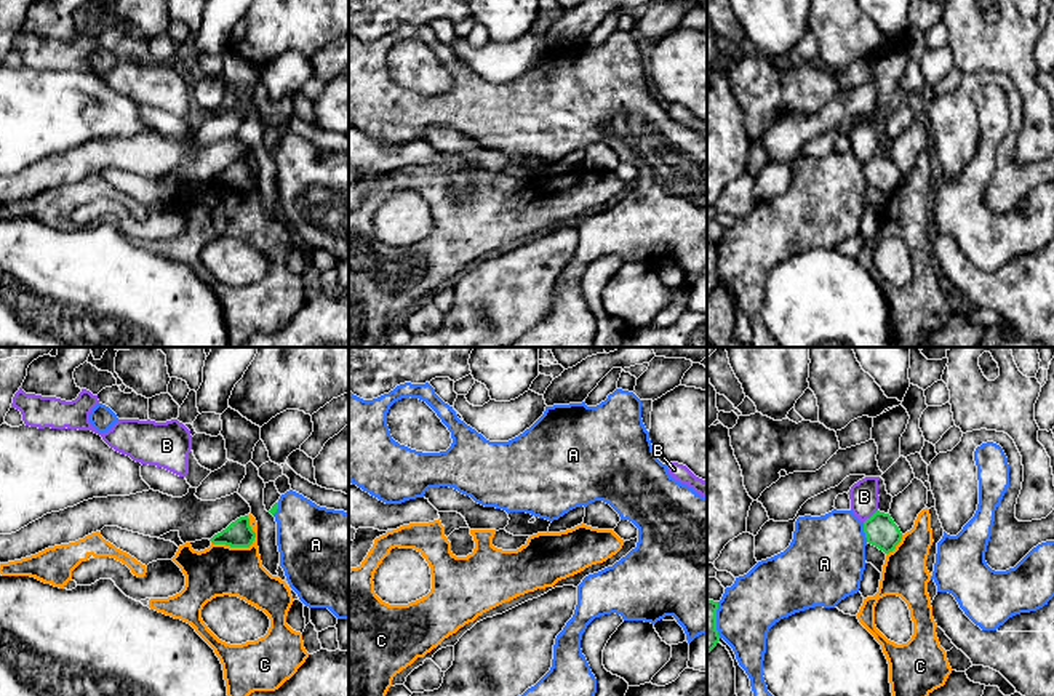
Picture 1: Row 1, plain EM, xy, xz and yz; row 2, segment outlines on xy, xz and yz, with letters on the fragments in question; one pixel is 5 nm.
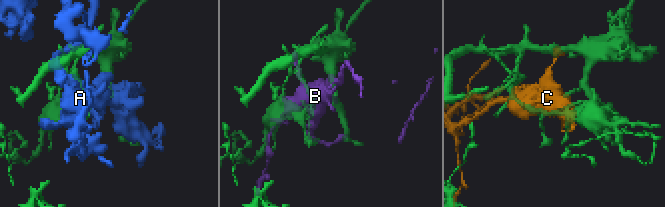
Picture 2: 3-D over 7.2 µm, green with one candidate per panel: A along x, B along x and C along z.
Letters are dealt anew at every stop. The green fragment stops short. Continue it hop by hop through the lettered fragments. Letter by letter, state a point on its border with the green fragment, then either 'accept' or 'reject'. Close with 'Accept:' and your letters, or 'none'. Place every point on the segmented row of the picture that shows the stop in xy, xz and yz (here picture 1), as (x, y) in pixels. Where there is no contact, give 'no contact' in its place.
A: yz (864, 532) | reject
B: yz (872, 516) | reject
C: xy (235, 546) | reject
Accept: none

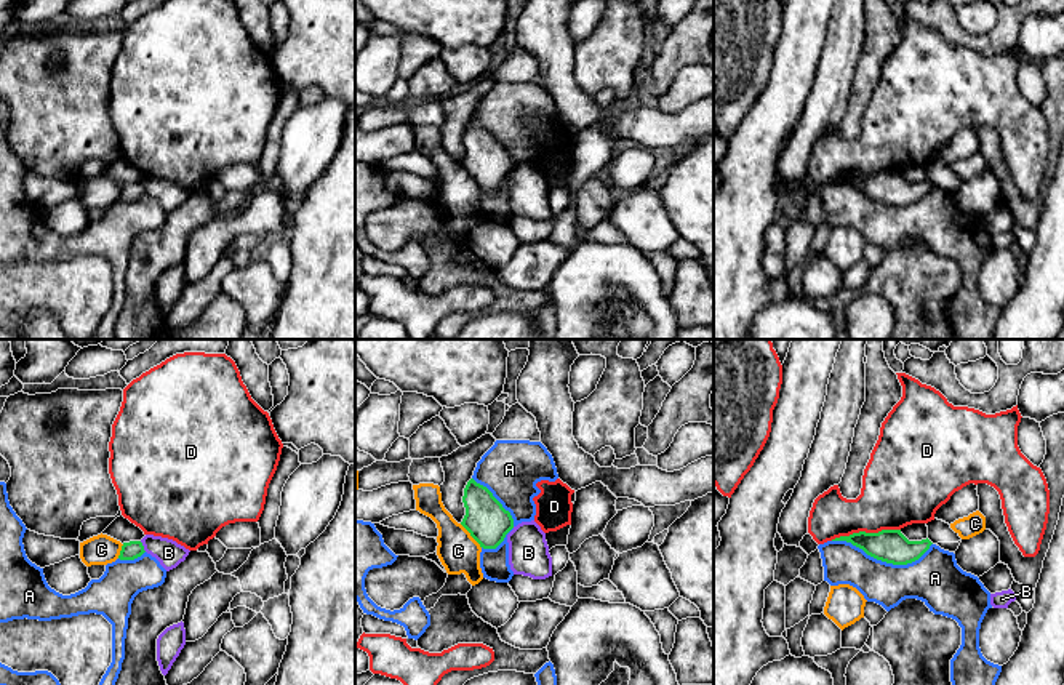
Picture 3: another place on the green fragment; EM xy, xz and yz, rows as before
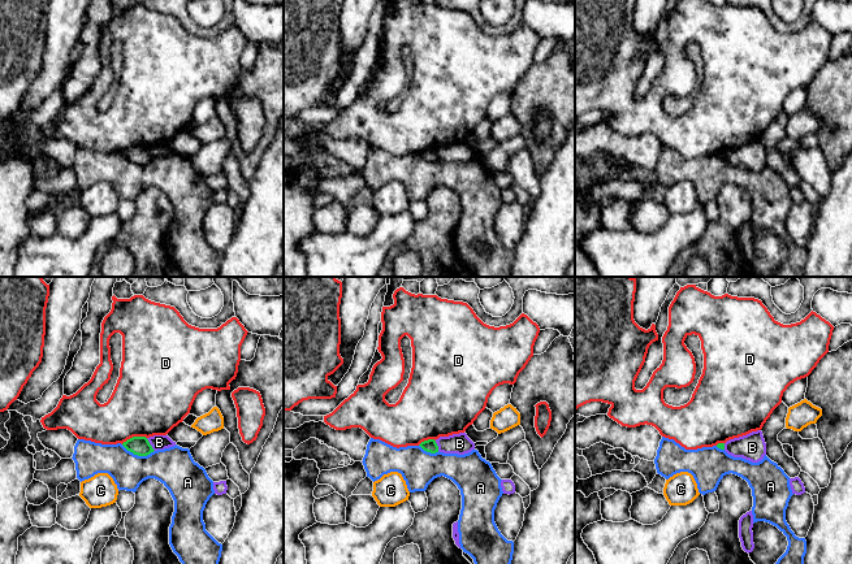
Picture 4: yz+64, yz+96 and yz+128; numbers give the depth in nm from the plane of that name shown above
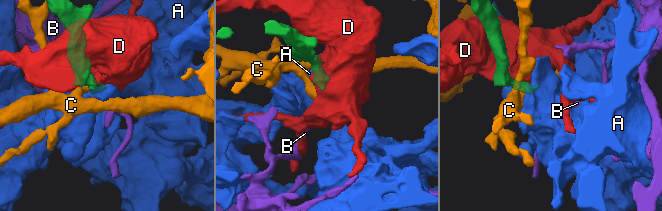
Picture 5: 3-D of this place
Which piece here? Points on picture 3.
A: yz (882, 560) | reject
B: xy (143, 546) | reject
C: xz (471, 535) | reject
D: yz (864, 532) | reject
Accept: none

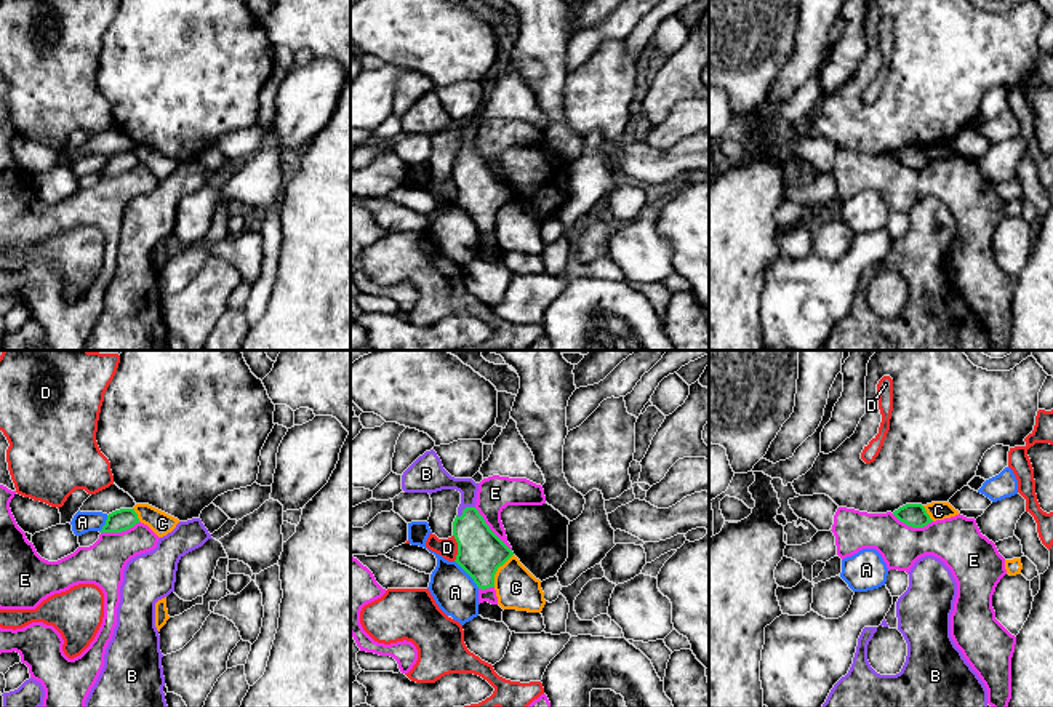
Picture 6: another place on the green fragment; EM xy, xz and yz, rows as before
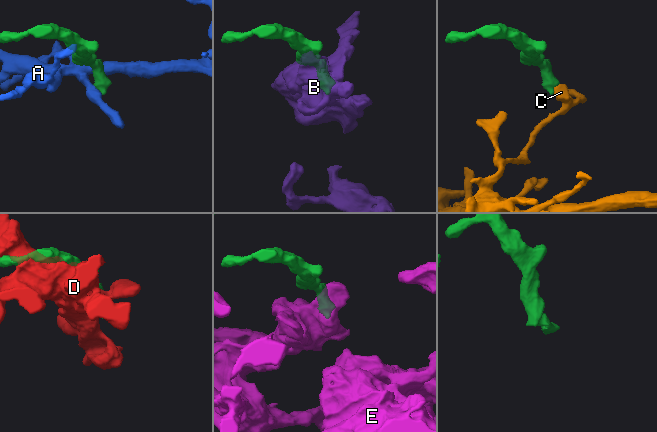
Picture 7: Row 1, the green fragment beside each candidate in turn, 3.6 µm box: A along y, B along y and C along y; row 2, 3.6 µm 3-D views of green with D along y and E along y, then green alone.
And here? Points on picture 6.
A: xz (468, 573) | reject
B: xz (464, 509) | accept
C: xz (496, 570) | reject
D: xz (458, 547) | reject
E: xz (490, 530) | reject
Accept: B

